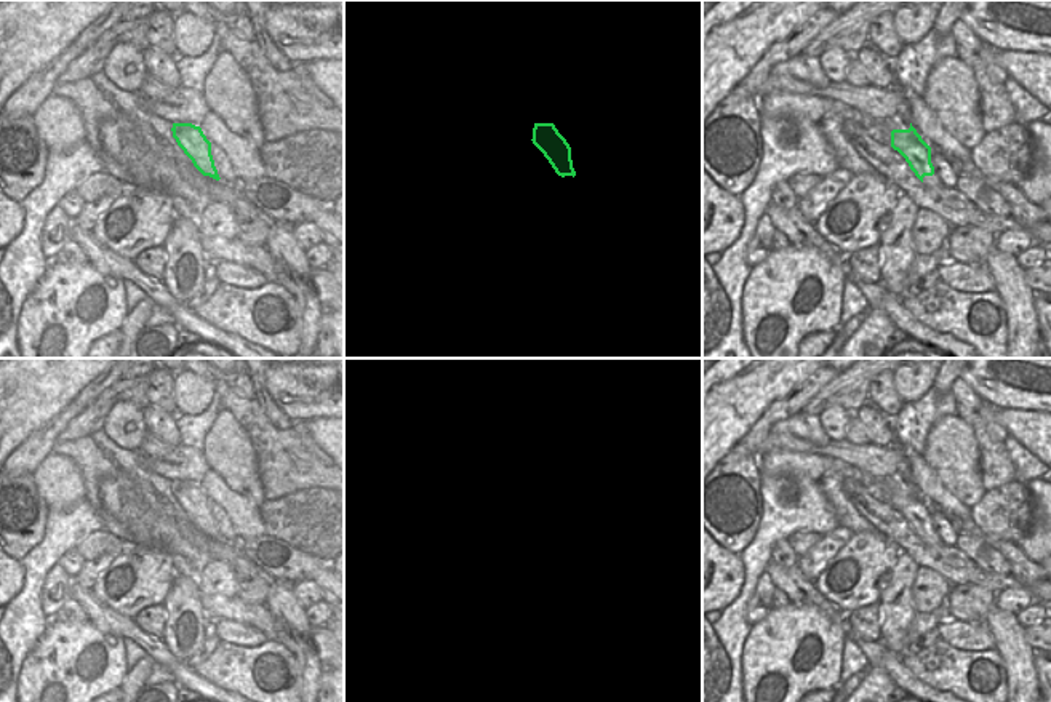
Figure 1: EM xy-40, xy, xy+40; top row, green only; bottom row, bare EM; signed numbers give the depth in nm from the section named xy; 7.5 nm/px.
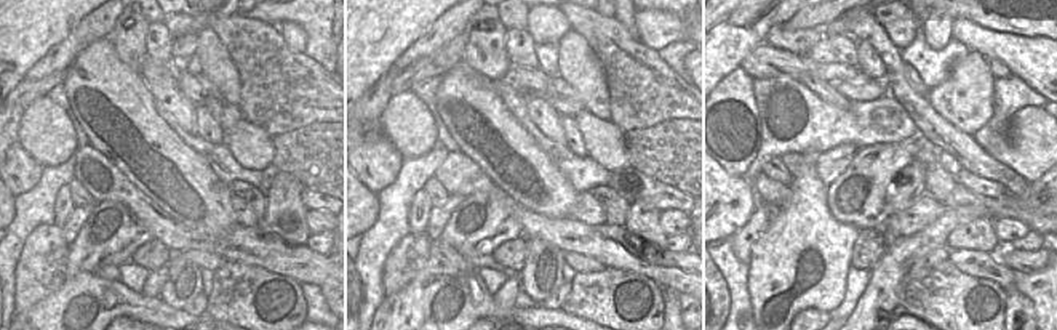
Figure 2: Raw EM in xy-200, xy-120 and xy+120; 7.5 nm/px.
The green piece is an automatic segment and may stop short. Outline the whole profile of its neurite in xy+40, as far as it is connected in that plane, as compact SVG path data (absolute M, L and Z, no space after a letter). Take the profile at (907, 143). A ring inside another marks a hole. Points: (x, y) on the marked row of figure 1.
M912 123L909 130L891 131L891 147L905 158L910 170L926 187L942 185L931 163L931 147L921 139Z

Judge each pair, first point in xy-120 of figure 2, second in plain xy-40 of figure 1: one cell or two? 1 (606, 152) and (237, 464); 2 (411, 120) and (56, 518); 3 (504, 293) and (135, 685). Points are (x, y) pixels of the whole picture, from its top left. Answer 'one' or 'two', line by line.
1: two
2: two
3: one

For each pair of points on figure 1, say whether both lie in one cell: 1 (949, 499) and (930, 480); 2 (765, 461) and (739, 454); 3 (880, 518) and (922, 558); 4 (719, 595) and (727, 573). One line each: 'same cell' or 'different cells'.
1: same cell
2: different cells
3: same cell
4: same cell

